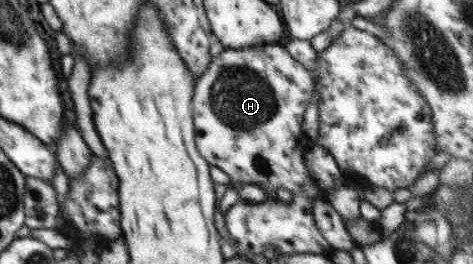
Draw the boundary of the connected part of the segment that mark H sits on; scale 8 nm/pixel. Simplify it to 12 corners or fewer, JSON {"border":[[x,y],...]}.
{"border":[[281,43],[195,81],[195,142],[232,184],[314,198],[315,82]]}

